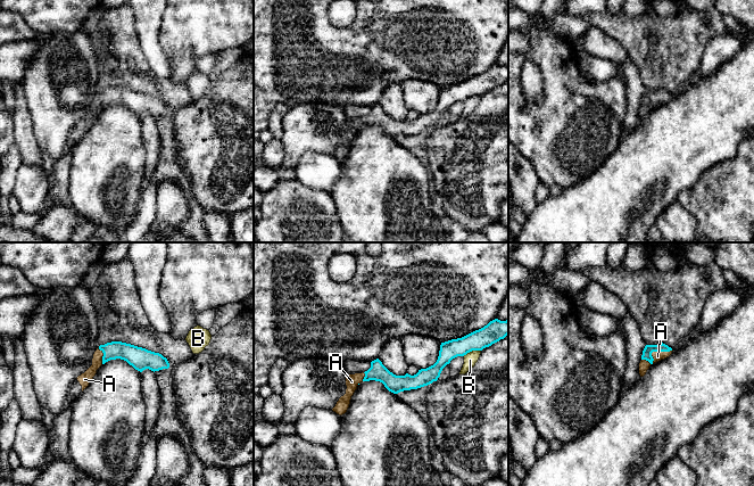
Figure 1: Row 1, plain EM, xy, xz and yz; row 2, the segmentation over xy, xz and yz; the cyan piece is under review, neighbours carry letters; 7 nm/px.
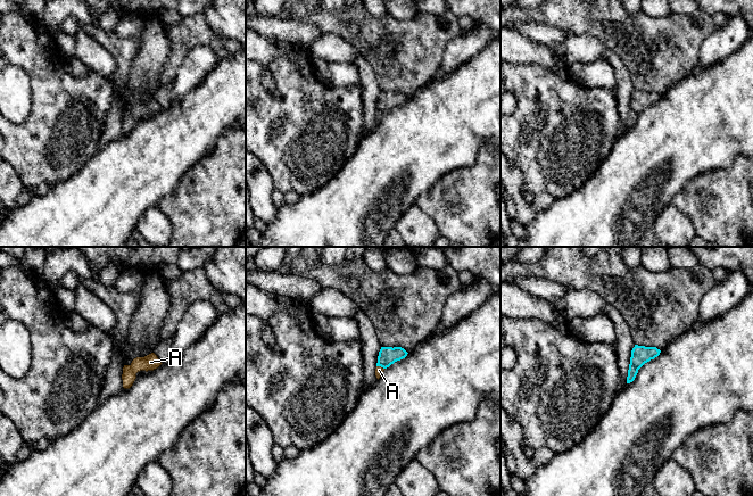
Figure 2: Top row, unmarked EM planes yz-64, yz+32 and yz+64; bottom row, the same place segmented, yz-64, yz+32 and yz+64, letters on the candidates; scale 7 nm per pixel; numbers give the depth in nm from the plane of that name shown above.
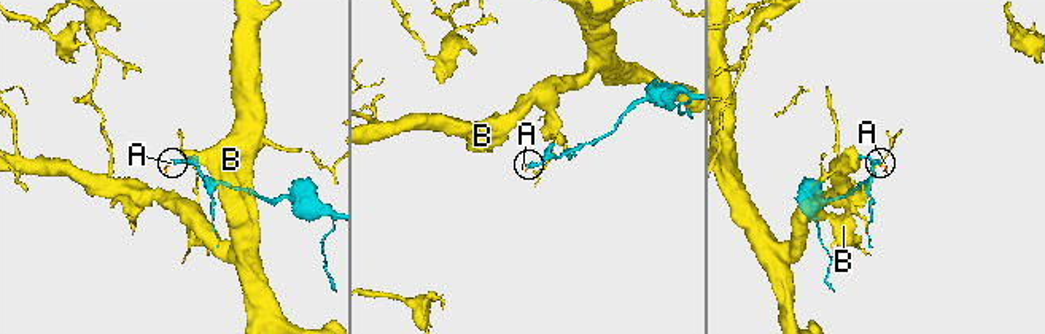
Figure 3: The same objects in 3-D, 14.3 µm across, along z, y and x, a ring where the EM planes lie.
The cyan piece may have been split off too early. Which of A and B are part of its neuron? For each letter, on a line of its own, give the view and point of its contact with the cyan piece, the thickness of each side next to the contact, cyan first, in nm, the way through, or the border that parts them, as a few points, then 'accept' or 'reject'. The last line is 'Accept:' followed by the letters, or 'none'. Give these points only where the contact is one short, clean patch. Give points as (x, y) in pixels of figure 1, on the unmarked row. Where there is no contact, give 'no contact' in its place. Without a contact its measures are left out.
A: contact yz (652, 97); calibres 70 and 70 nm; way yz (648, 95), (652, 97), (657, 101); accept
B: contact xz (471, 96); calibres 150 and 90 nm; reject
Accept: A

